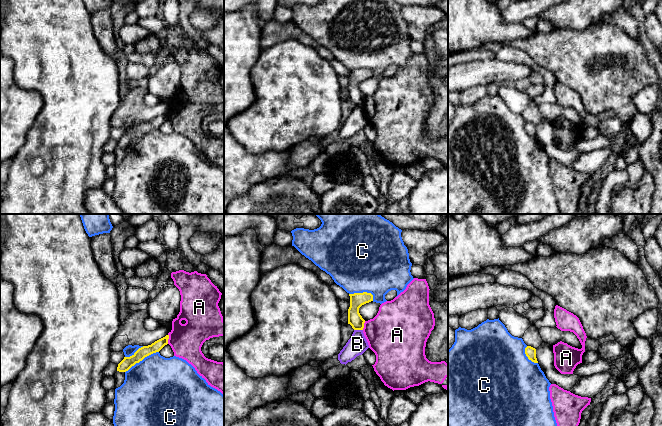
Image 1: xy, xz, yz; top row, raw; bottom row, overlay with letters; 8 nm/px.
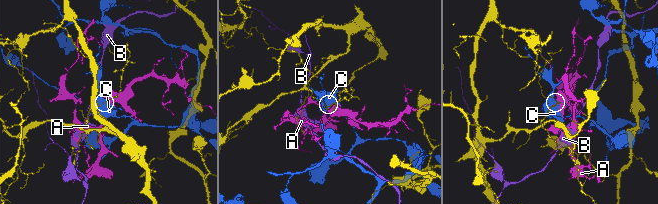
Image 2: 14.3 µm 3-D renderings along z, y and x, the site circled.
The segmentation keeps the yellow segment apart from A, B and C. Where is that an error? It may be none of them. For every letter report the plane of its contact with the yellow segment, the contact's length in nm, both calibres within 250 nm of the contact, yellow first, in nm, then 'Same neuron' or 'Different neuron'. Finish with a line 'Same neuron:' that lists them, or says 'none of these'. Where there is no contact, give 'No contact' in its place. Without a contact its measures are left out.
A: Touches yellow in xy. Shared border 80 nm. Thickness 90 nm (yellow) against 260 nm. Different neuron
B: Touches yellow in xz. Shared border 70 nm. Thickness 110 nm (yellow) against 160 nm. Different neuron
C: Touches yellow in xy. Shared border 320 nm. Thickness 90 nm (yellow) against 500 nm. Different neuron
Same neuron: none of these

